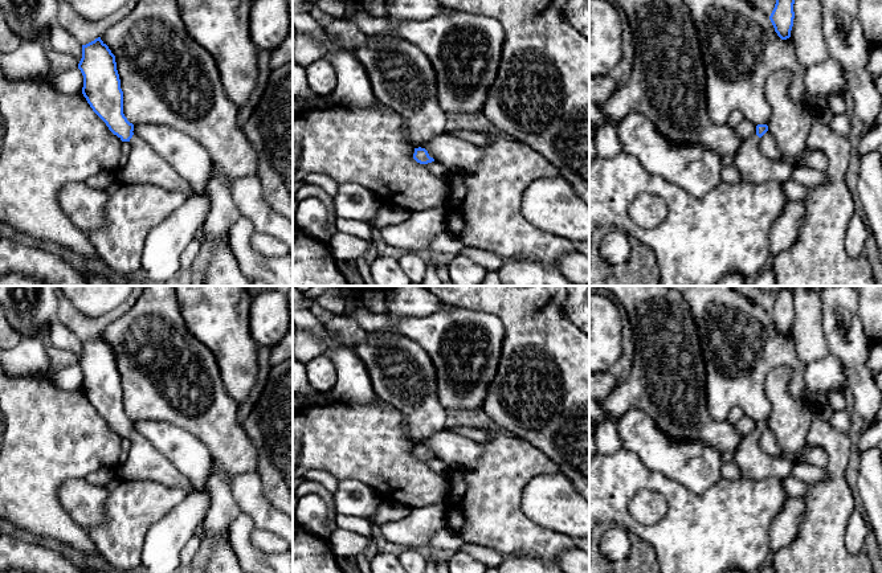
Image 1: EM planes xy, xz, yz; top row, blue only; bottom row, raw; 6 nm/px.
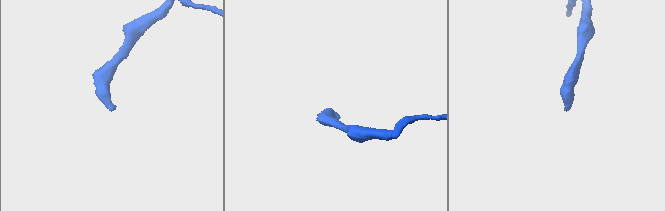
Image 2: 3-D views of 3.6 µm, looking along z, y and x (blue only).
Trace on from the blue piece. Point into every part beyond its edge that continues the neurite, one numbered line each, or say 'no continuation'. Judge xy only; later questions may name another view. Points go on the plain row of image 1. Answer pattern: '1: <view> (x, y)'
1: xy (145, 462)

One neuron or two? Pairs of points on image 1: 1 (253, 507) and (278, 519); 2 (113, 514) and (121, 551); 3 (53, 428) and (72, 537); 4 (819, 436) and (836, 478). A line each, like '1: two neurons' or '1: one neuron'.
1: one neuron
2: one neuron
3: one neuron
4: one neuron

